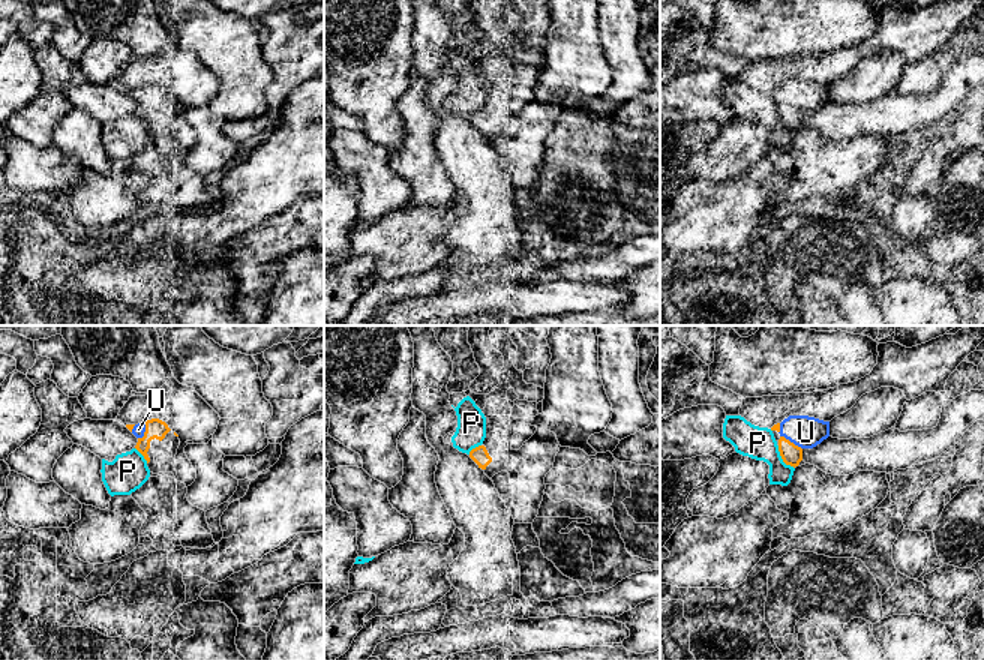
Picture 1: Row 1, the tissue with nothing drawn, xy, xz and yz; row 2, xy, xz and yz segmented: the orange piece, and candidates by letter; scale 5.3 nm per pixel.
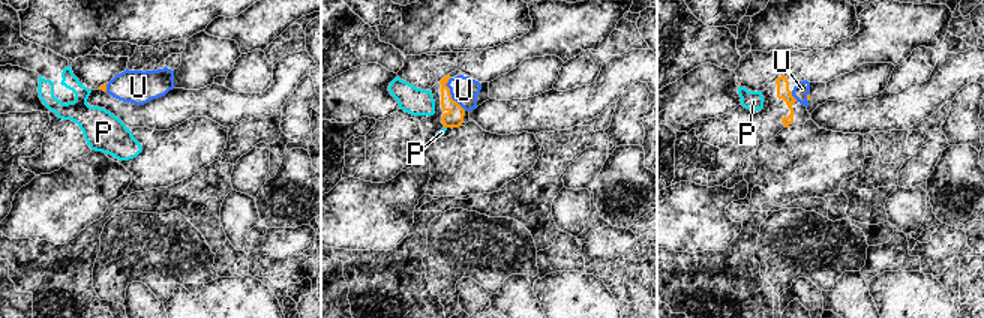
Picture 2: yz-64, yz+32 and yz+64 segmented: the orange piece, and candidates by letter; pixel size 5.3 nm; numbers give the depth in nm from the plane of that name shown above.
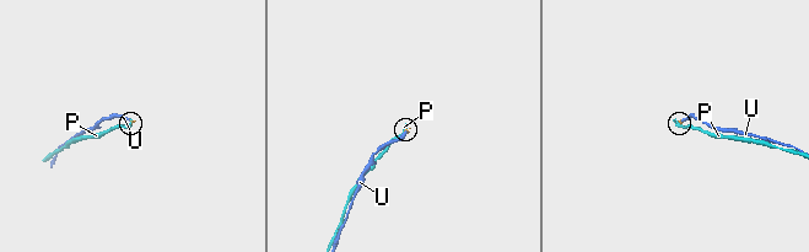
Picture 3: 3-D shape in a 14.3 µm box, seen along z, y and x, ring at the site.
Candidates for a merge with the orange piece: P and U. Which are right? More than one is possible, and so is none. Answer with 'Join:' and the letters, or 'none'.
Join: U

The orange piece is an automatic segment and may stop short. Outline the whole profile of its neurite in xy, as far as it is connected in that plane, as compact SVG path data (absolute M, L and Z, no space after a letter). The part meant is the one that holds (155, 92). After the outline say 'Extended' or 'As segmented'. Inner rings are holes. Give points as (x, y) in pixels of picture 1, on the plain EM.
M152 82L138 88L126 88L126 92L138 102L135 112L144 120L147 128L150 126L150 122L147 118L150 105L154 102L162 105L171 94L168 88L159 82Z. Extended

